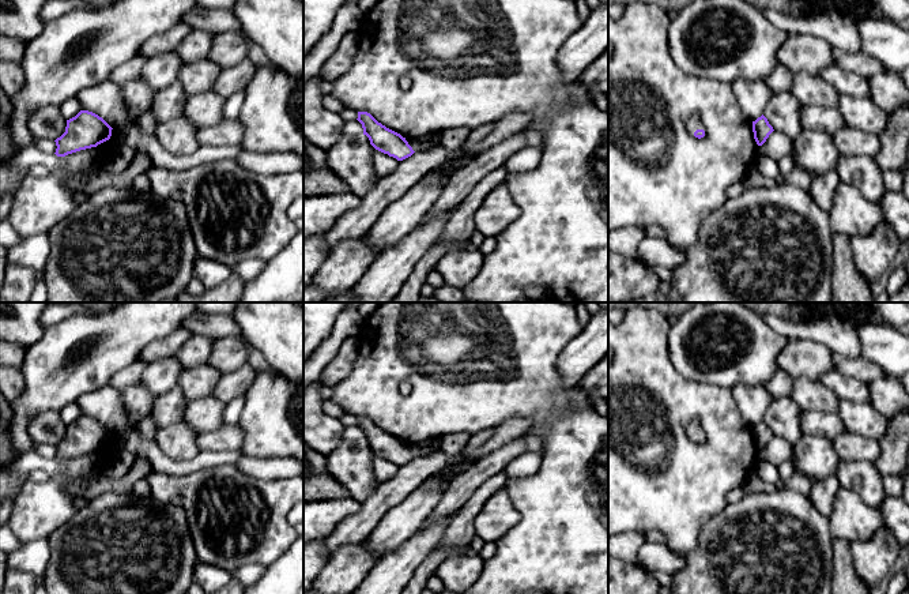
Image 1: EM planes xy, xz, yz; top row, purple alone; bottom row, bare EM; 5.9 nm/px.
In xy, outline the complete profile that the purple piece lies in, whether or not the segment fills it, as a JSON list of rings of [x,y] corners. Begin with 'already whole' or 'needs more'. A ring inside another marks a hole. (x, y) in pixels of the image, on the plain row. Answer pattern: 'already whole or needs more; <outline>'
already whole; [[[80,416],[75,422],[67,425],[65,437],[57,443],[56,460],[68,459],[97,452],[112,441],[112,432],[98,420]]]

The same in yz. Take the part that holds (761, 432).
already whole; [[[763,420],[753,426],[754,444],[758,451],[762,451],[773,436],[773,432]]]

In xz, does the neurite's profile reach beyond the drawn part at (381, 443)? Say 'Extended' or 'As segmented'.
As segmented

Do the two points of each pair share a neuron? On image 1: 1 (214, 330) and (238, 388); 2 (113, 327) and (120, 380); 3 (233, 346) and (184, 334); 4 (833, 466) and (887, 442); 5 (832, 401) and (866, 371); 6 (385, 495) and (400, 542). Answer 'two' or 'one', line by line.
1: one
2: two
3: one
4: one
5: one
6: one

